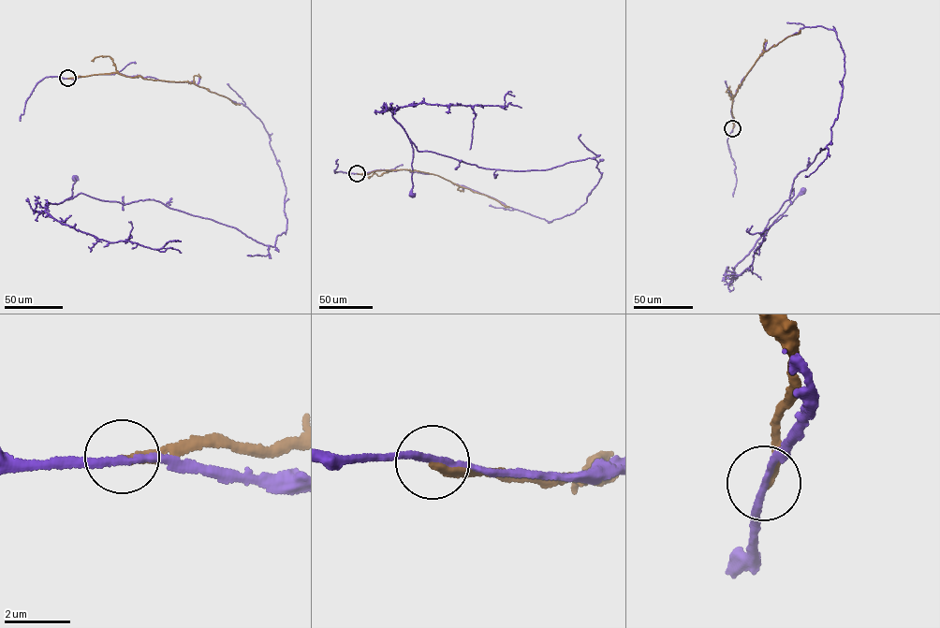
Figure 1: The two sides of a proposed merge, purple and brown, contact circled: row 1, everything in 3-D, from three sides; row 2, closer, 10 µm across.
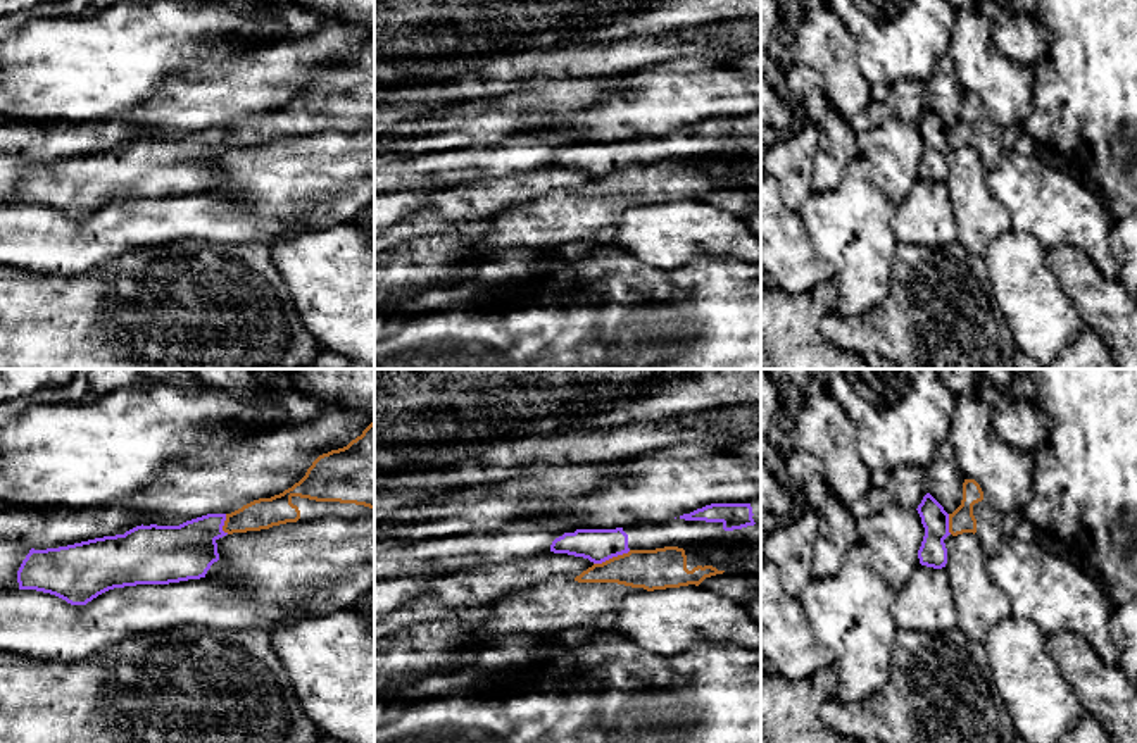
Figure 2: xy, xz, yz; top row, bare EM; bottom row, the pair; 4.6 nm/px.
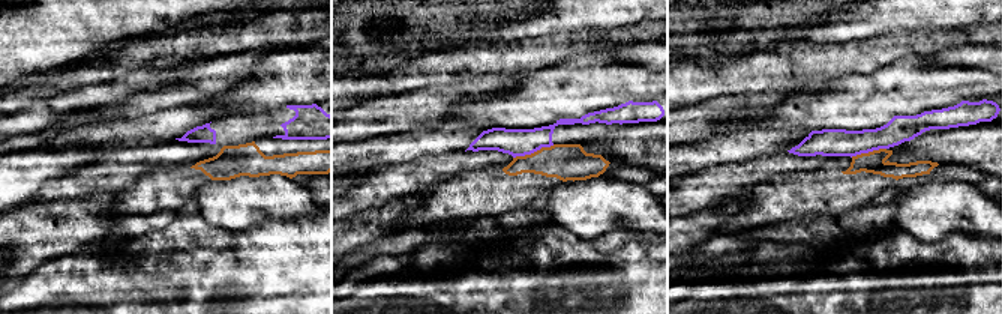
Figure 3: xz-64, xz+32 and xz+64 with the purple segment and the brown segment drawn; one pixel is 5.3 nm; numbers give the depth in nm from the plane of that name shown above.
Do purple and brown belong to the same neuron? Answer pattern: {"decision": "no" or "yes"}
{"decision": "no"}

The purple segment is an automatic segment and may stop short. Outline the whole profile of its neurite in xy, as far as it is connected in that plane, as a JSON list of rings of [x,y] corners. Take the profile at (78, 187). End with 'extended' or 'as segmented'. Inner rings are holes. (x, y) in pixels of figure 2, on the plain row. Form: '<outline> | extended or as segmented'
[[[207,128],[179,140],[141,138],[126,145],[124,148],[95,152],[59,162],[31,162],[17,184],[19,203],[36,203],[55,209],[71,219],[86,219],[98,209],[114,202],[136,198],[169,198],[205,191],[210,179],[219,174],[216,155],[228,148],[223,145],[224,134],[226,128]]] | as segmented

